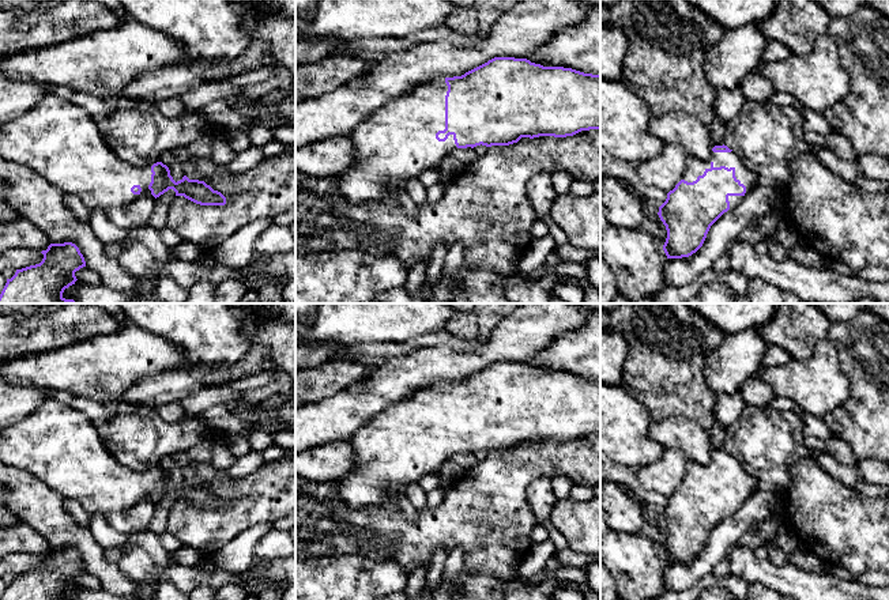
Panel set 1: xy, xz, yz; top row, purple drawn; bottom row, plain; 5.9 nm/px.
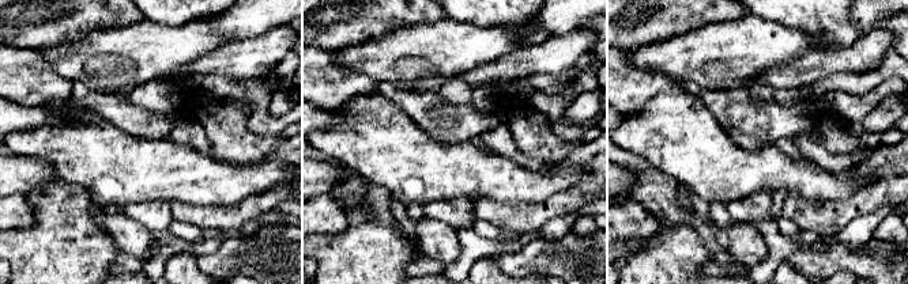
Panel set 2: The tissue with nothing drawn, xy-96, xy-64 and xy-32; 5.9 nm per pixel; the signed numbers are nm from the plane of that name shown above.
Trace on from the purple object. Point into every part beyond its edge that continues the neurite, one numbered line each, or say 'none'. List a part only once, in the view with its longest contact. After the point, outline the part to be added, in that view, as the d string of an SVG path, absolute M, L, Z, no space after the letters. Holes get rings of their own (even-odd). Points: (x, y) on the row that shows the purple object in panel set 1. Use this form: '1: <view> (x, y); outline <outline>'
1: yz (746, 176); outline M711 152L711 158L708 161L701 161L693 155L688 155L688 167L682 177L682 180L688 182L693 182L698 176L702 176L707 169L711 167L734 167L735 177L746 186L746 193L743 196L728 196L730 210L737 208L743 199L758 185L757 174L745 165L741 155L737 152Z

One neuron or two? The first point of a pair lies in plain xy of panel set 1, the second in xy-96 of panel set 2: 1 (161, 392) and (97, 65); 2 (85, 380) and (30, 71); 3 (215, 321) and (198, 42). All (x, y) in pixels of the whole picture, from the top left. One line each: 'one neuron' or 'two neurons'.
1: two neurons
2: two neurons
3: two neurons

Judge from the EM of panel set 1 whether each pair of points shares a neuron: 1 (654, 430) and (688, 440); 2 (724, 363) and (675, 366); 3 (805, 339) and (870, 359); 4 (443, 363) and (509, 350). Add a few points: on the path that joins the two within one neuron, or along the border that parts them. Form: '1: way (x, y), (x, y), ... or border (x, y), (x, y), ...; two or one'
1: way (662, 431), (680, 433); one
2: border (722, 339), (701, 368), (704, 382), (715, 395); two
3: border (832, 323), (827, 336); two
4: way (459, 363), (481, 359), (493, 350); one

